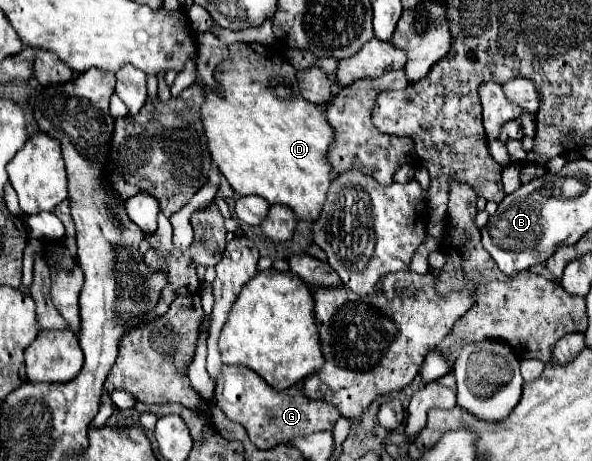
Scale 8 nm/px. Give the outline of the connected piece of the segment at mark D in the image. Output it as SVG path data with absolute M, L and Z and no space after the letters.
M233 43L229 49L231 59L221 61L215 69L215 79L223 87L223 95L217 95L209 87L201 107L201 121L213 161L237 195L261 195L271 205L281 203L291 207L297 221L317 221L335 177L335 171L327 161L327 151L333 143L333 127L317 105L301 97L293 65L289 65L273 47L261 43Z

